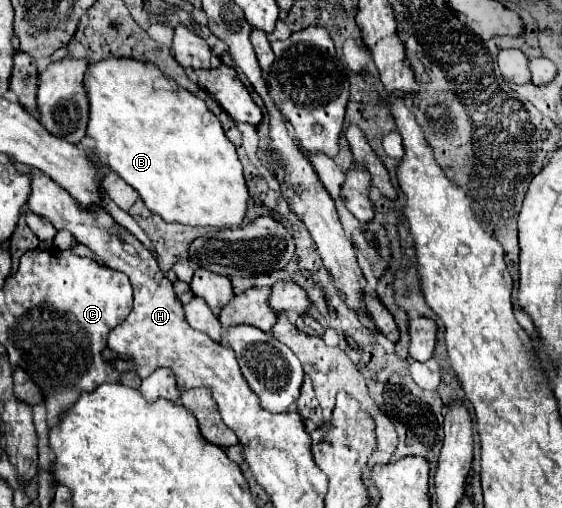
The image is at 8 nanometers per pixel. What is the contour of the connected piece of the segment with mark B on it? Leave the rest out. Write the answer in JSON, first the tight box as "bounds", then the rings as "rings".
{"bounds":[84,59,248,227],"rings":[[[104,59],[88,67],[84,85],[90,99],[90,121],[86,135],[96,139],[94,153],[134,187],[146,207],[164,221],[190,227],[238,227],[248,207],[248,191],[236,147],[222,131],[218,117],[202,99],[160,73],[156,65],[140,65],[128,59]]]}

